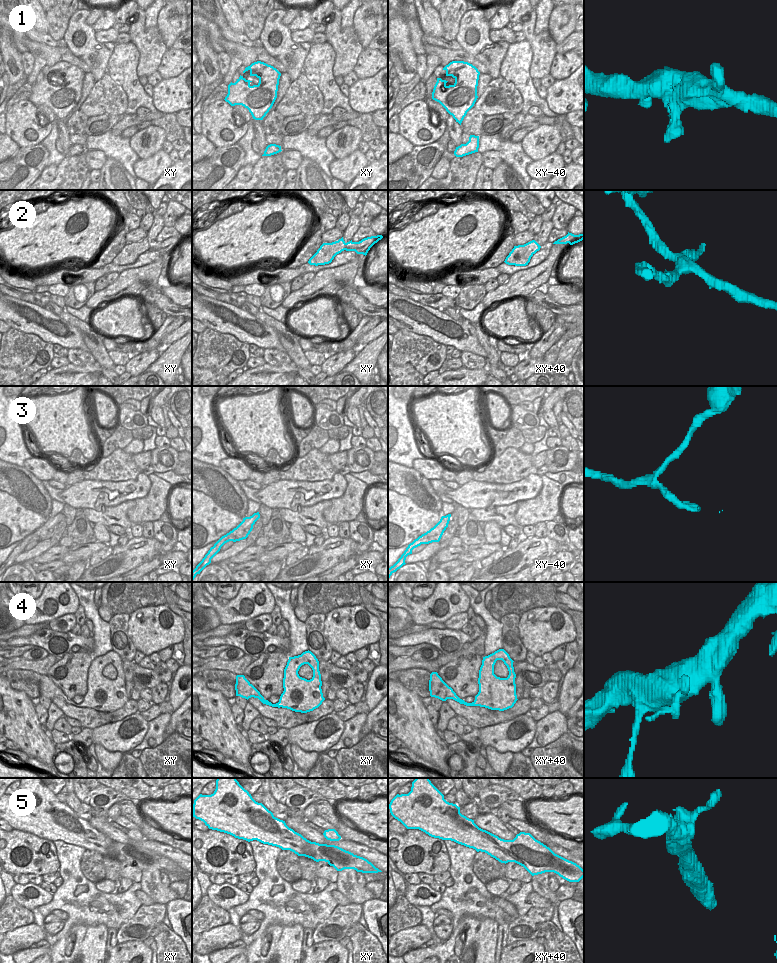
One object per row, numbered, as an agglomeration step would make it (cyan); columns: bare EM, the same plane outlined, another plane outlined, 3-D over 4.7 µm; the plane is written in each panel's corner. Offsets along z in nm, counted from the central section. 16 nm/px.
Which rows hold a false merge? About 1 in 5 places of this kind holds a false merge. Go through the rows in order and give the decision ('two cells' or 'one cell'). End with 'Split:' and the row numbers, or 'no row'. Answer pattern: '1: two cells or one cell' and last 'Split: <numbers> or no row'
1: one cell
2: two cells
3: one cell
4: one cell
5: one cell
Split: 2

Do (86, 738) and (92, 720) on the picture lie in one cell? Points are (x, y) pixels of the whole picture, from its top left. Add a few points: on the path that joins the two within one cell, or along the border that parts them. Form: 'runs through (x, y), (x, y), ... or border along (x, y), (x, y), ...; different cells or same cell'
border along (82, 727), (92, 729); different cells

